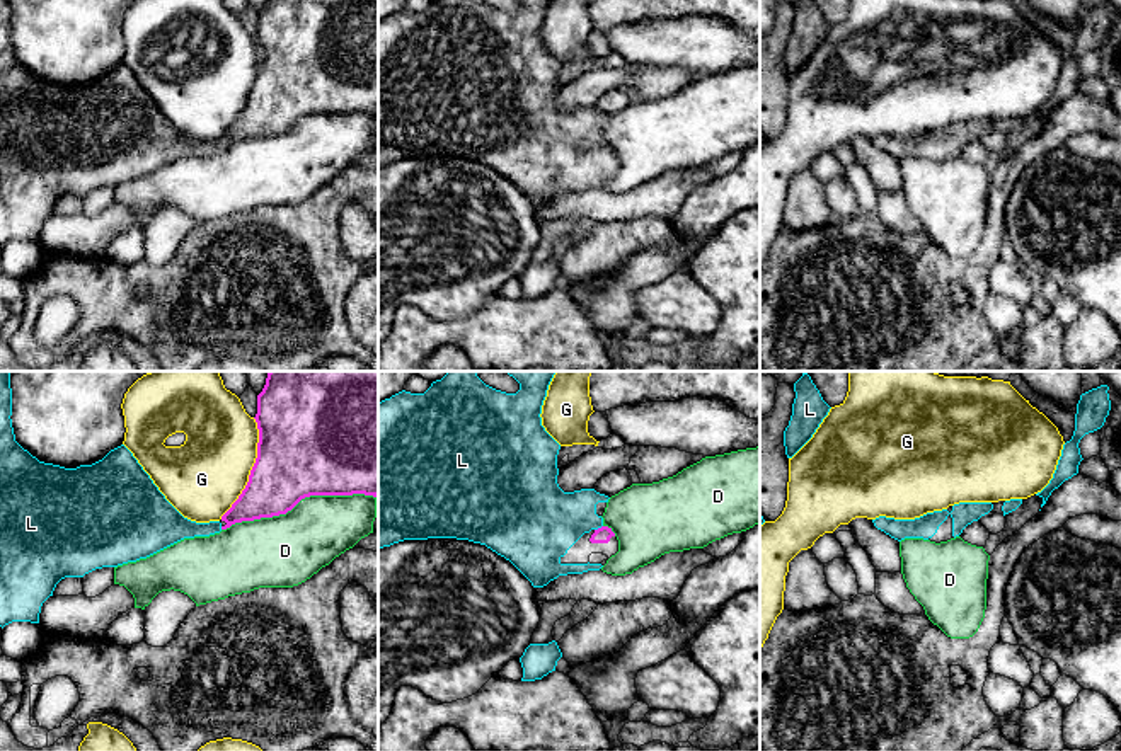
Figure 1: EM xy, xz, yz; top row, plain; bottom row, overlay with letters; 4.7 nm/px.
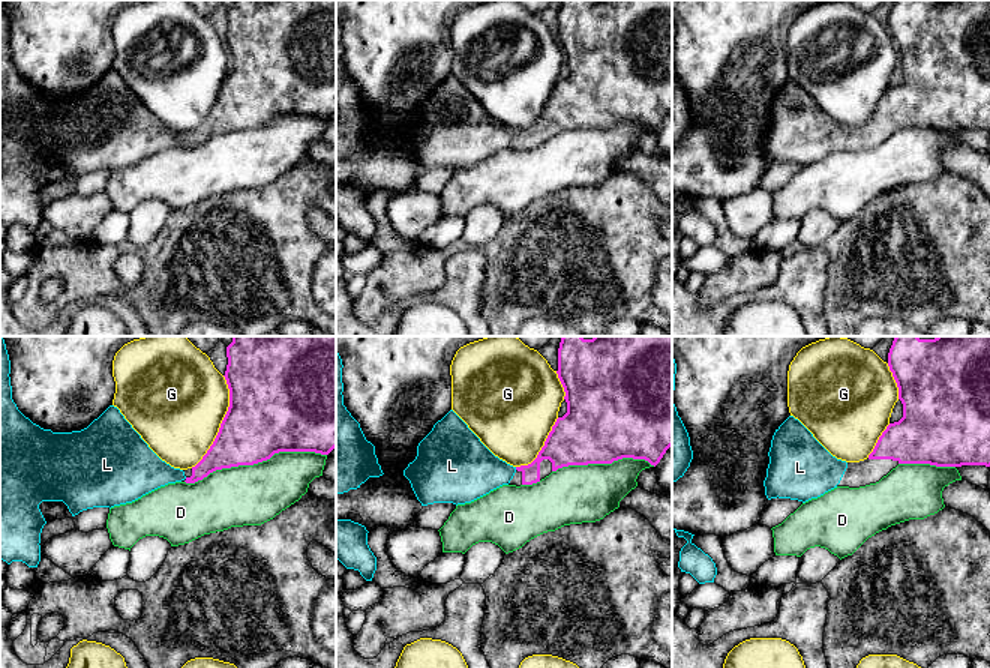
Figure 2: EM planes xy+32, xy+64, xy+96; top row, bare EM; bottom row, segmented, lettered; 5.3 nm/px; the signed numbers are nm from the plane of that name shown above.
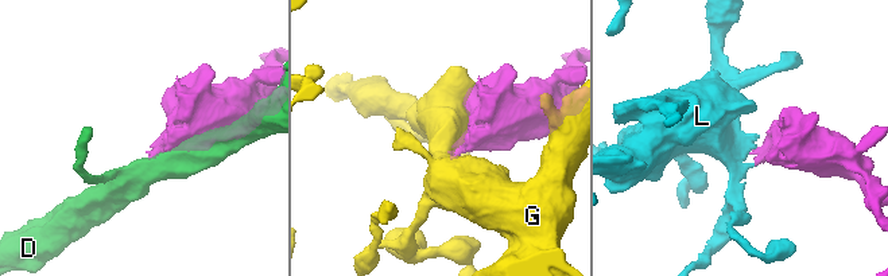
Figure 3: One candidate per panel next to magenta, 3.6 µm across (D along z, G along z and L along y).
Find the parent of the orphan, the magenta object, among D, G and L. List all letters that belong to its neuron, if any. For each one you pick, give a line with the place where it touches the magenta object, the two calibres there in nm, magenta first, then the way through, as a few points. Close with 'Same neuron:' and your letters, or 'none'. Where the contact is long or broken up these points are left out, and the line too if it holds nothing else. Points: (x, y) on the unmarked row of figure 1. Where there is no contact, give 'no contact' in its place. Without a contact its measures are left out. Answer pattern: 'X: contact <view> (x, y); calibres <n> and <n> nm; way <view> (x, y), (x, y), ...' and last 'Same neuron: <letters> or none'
L: contact xz (598, 147); calibres 80 and 320 nm
Same neuron: L

